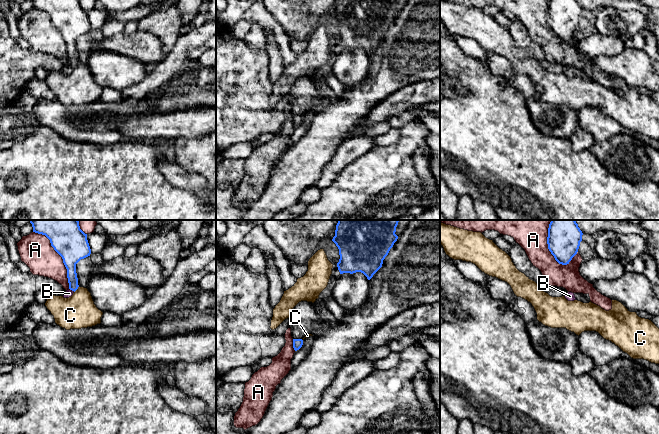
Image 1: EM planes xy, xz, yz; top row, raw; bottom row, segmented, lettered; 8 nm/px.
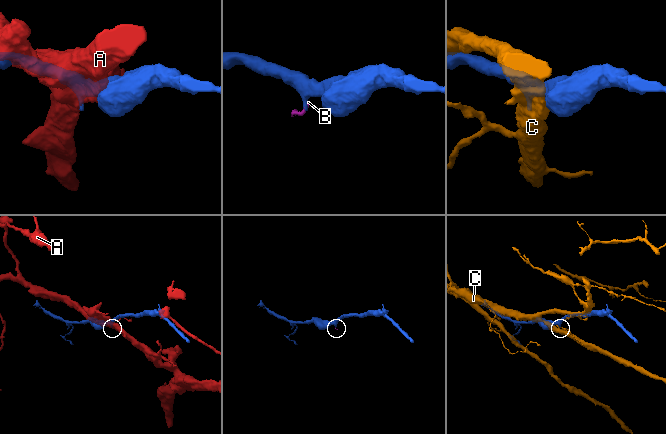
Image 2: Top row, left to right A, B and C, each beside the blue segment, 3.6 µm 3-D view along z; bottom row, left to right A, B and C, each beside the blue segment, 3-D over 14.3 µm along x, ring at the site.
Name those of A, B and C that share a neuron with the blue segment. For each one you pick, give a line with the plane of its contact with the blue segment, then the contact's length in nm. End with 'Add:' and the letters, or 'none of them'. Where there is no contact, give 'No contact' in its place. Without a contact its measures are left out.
B: Touches blue in xy. Shared border 60 nm
Add: B

